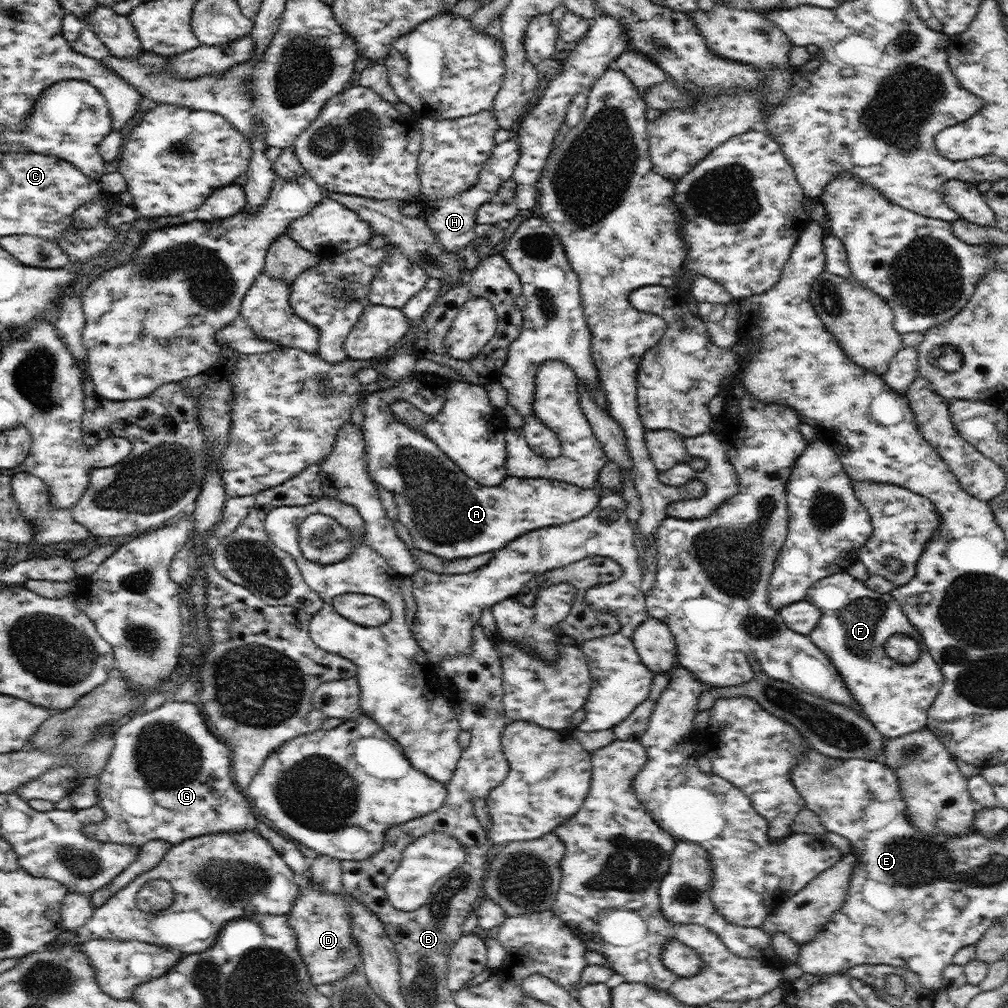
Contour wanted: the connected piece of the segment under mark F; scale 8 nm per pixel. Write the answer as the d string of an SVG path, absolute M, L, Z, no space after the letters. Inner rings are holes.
M844 572L816 582L805 600L818 606L821 613L818 625L809 637L834 664L848 692L862 706L863 718L886 740L926 728L929 708L944 683L944 674L923 645L921 633L903 614L903 608L891 592L873 592L862 580ZM896 634L906 634L918 644L920 655L914 663L896 663L886 655L886 642Z

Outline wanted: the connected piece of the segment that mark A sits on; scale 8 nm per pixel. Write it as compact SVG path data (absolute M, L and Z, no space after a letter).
M414 374L399 380L397 386L367 392L363 396L364 421L361 431L366 447L366 467L371 478L394 495L399 510L399 521L409 530L416 548L443 560L470 558L500 550L510 541L531 530L580 519L596 507L600 499L596 491L583 489L558 479L518 478L506 475L506 478L496 486L484 486L482 483L475 482L473 478L462 472L422 429L417 428L416 422L411 422L410 425L404 423L398 419L396 411L391 407L393 403L406 400L412 404L415 413L434 416L442 410L451 383L452 381L444 376Z

